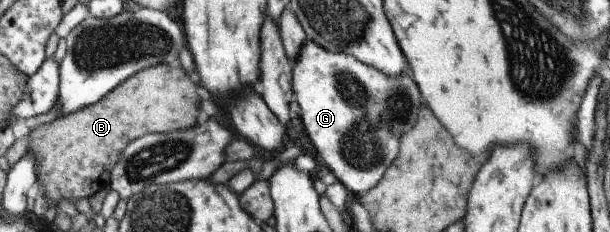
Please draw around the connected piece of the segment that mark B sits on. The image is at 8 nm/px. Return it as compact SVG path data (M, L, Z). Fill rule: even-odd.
M160 63L146 67L130 75L114 89L110 90L100 101L96 101L76 113L56 117L50 123L38 125L27 134L30 155L36 161L36 182L42 185L44 197L50 205L57 206L60 201L74 203L80 197L90 197L96 191L108 188L108 175L114 163L120 159L122 149L148 133L166 133L194 127L196 119L196 93L194 83L184 75L180 67L170 67Z

